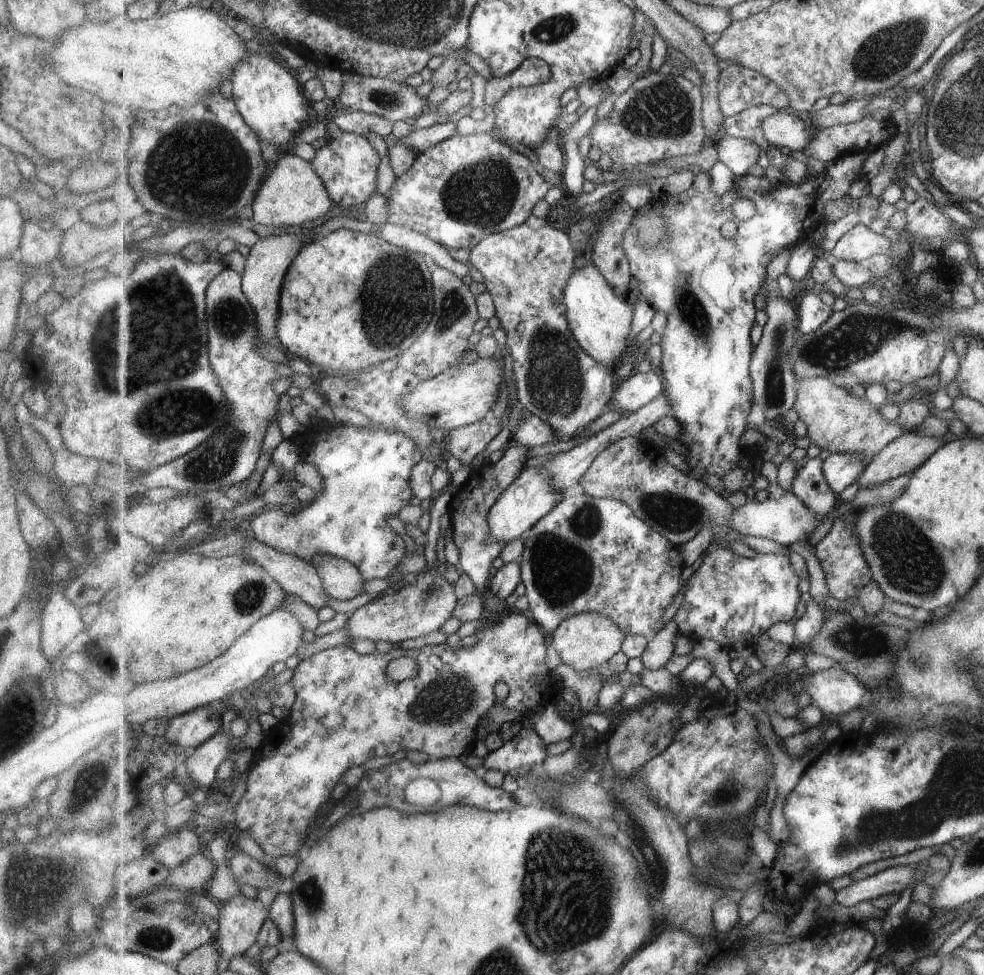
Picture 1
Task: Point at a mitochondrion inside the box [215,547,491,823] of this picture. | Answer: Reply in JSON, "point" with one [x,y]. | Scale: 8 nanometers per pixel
{"point":[444,701]}

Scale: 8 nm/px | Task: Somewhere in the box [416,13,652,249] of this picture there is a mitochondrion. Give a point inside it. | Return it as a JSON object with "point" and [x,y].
{"point":[481,195]}

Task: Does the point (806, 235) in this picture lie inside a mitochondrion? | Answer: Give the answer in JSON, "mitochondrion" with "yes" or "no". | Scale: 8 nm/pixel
{"mitochondrion":"no"}

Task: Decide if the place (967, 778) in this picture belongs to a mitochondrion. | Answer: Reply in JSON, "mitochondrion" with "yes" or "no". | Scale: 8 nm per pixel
{"mitochondrion":"yes"}

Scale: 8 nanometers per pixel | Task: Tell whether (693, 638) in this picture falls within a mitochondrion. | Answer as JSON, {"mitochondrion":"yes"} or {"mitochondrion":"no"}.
{"mitochondrion":"no"}

